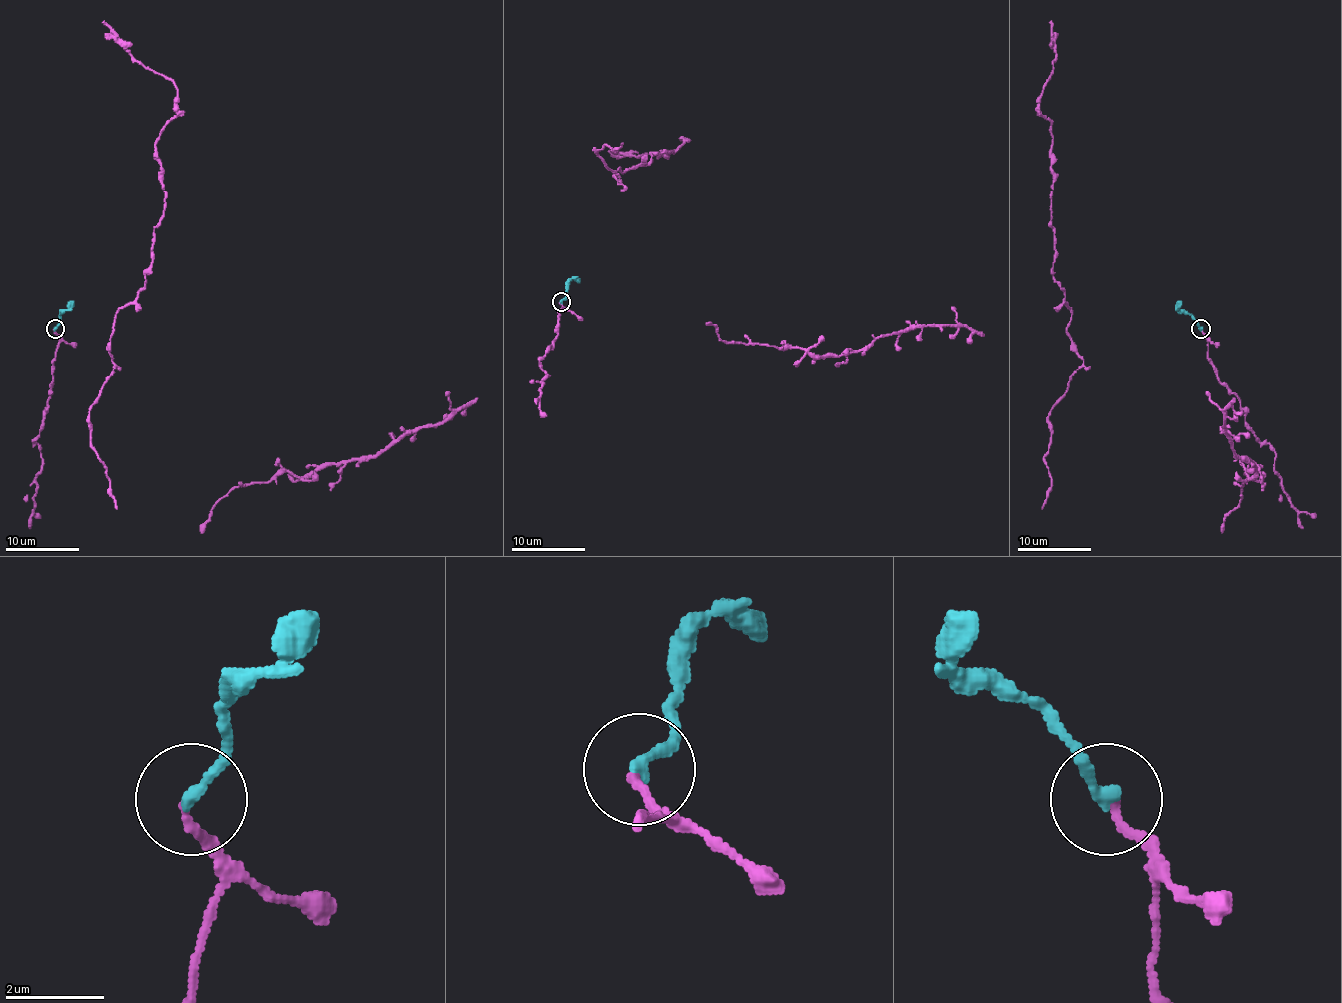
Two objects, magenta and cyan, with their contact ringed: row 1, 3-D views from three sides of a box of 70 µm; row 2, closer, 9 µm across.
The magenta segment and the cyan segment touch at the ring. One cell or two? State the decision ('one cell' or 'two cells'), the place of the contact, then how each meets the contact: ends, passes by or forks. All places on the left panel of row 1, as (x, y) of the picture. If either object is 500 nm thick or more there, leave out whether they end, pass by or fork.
one cell; place (55, 329); magenta ends; cyan ends

